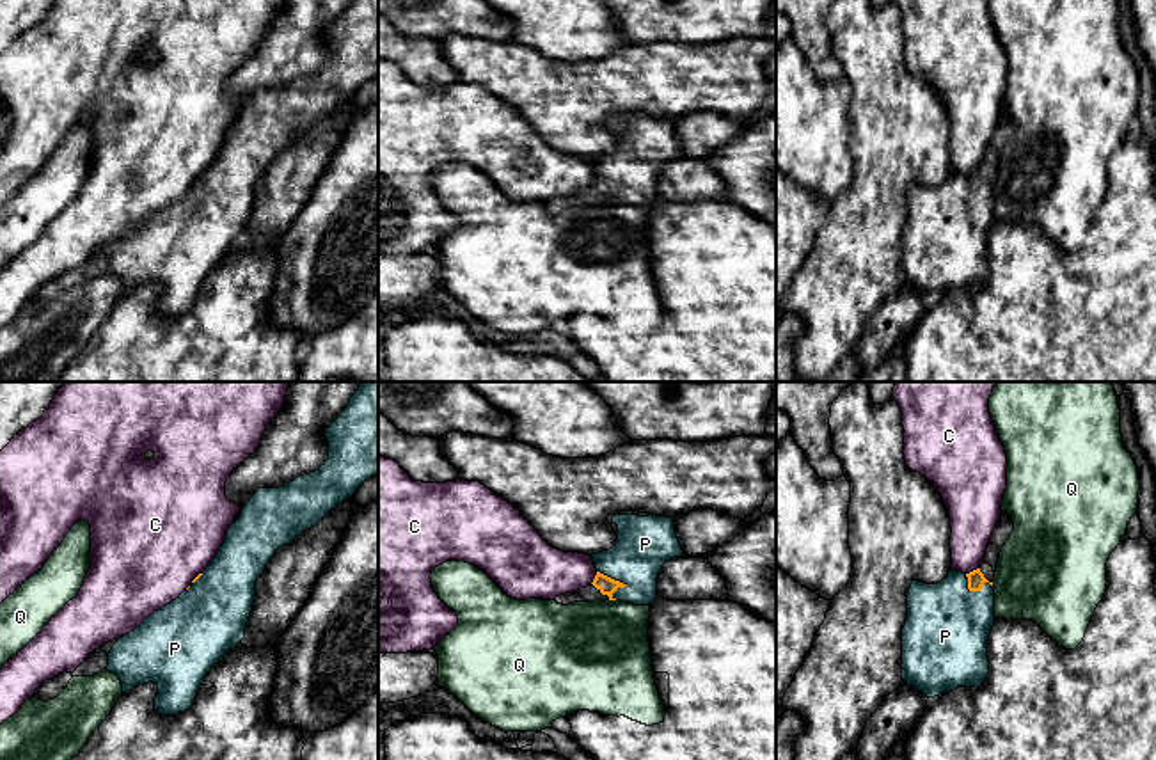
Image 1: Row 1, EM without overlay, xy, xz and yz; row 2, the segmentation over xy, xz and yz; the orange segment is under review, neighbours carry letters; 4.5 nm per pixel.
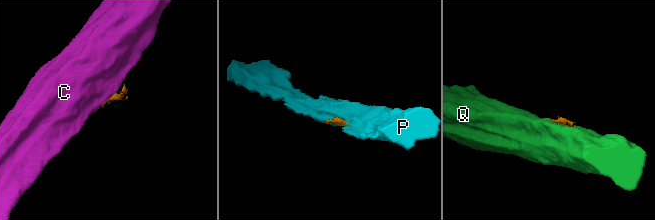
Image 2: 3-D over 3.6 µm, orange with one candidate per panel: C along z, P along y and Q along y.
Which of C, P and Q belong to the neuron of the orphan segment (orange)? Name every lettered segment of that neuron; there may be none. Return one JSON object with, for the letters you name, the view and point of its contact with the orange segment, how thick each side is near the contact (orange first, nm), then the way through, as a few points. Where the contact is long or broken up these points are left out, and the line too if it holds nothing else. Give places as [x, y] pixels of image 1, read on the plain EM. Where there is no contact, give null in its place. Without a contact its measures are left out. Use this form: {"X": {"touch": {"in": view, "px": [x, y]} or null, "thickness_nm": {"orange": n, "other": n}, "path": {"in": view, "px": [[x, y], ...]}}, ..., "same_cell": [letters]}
{"P": {"touch": {"in": "xz", "px": [618, 183]}, "thickness_nm": {"orange": 80, "other": 240}}, "same_cell": ["P"]}

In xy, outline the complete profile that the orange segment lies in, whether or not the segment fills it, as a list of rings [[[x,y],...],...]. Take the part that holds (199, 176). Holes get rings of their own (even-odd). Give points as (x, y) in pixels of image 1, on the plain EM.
[[[350,0],[346,11],[325,32],[329,62],[314,75],[279,91],[259,91],[243,108],[240,121],[202,176],[176,202],[147,218],[130,236],[117,241],[108,256],[107,273],[115,275],[123,297],[144,286],[156,286],[154,313],[178,318],[192,309],[208,273],[245,240],[256,202],[256,183],[270,160],[300,135],[314,130],[339,105],[378,76],[378,0]]]

